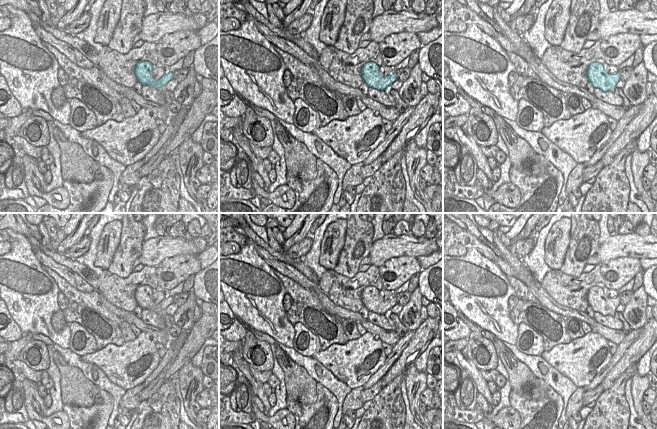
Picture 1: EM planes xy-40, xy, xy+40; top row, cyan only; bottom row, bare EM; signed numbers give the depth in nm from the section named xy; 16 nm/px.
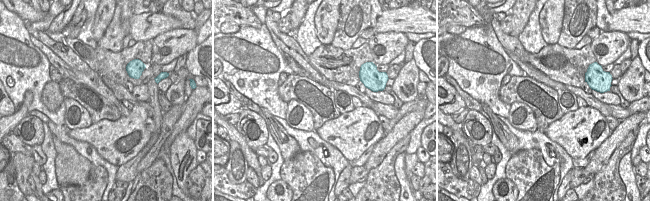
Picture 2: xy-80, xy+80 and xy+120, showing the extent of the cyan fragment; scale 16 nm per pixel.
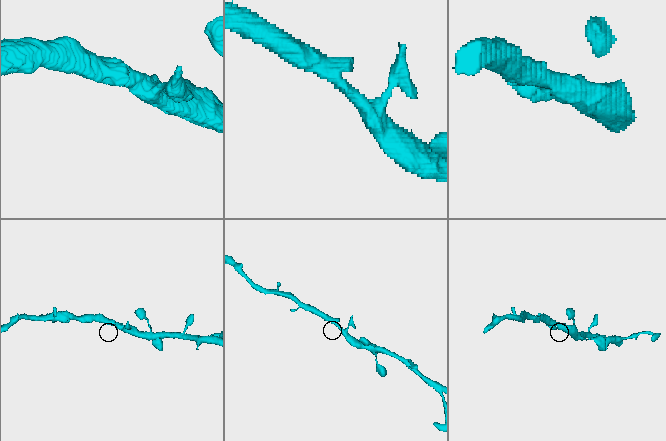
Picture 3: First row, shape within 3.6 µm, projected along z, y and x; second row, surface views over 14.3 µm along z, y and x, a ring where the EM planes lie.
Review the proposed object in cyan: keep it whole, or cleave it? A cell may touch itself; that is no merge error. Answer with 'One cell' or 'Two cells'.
One cell.

